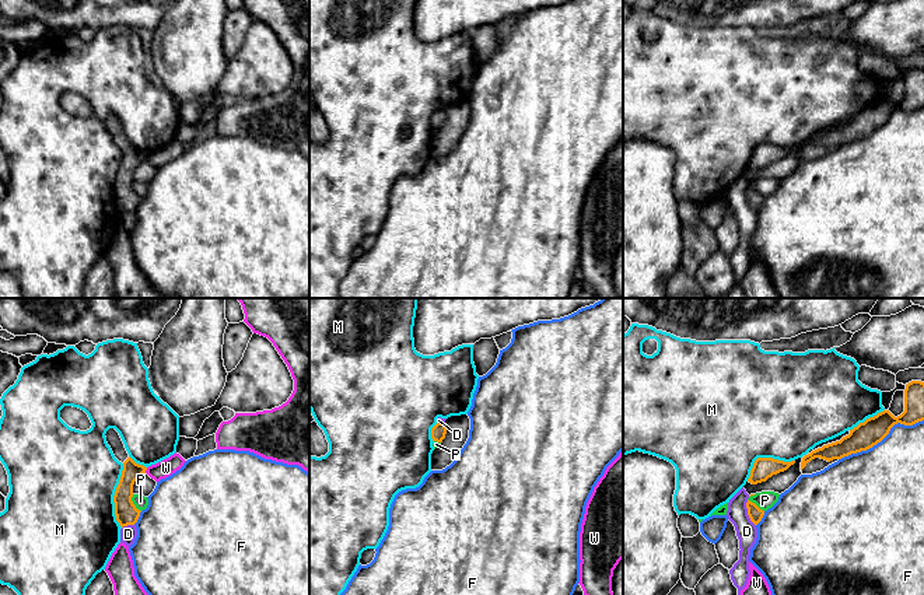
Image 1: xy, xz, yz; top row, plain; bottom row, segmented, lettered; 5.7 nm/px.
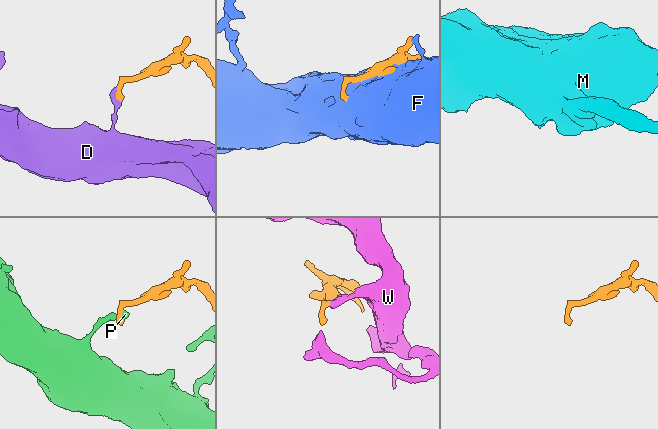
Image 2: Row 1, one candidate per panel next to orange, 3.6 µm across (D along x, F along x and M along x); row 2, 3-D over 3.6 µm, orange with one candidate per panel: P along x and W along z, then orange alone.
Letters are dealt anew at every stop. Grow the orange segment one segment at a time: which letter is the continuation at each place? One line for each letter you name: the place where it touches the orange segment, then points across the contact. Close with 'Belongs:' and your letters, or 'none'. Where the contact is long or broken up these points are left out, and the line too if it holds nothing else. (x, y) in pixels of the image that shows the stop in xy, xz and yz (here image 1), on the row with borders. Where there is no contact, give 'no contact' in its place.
Belongs: none

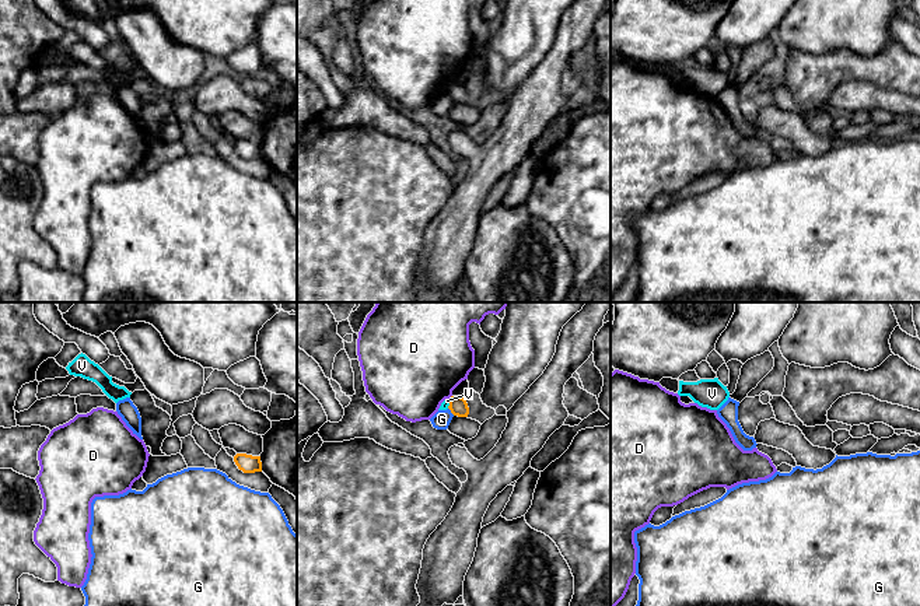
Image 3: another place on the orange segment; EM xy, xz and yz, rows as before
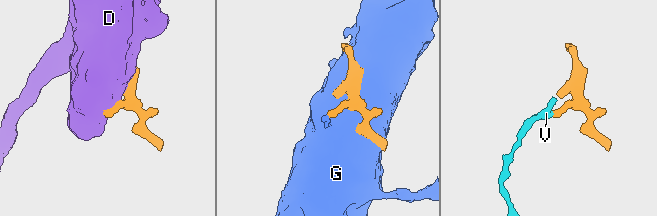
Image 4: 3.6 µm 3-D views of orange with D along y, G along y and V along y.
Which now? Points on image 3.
Belongs: none

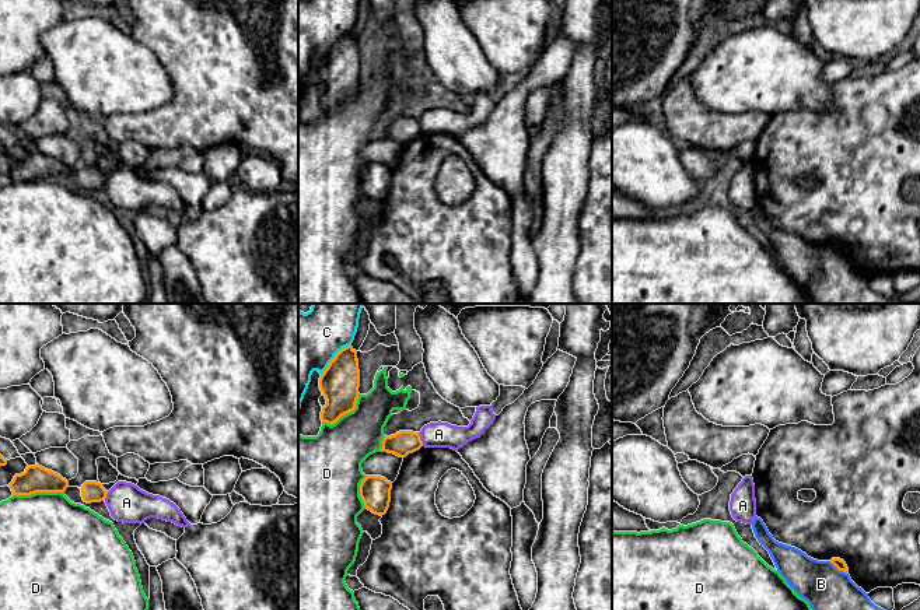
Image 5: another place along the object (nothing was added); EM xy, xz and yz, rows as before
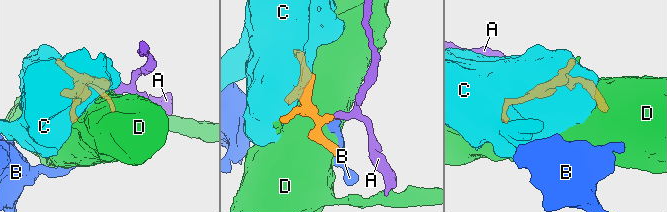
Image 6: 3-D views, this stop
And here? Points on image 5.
Belongs: none

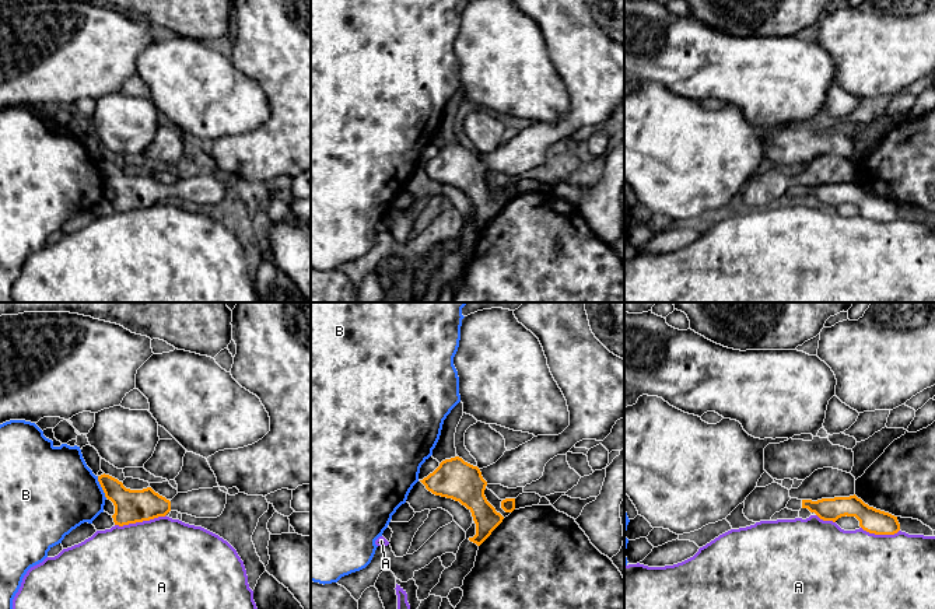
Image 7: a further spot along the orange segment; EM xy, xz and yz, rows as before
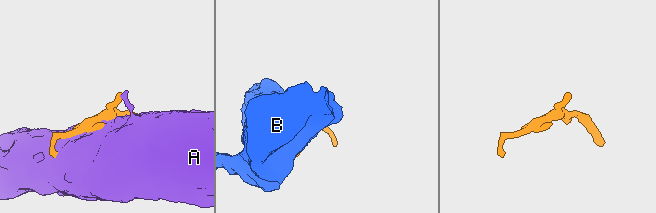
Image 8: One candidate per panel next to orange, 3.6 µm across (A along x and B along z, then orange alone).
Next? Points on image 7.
Belongs: none

